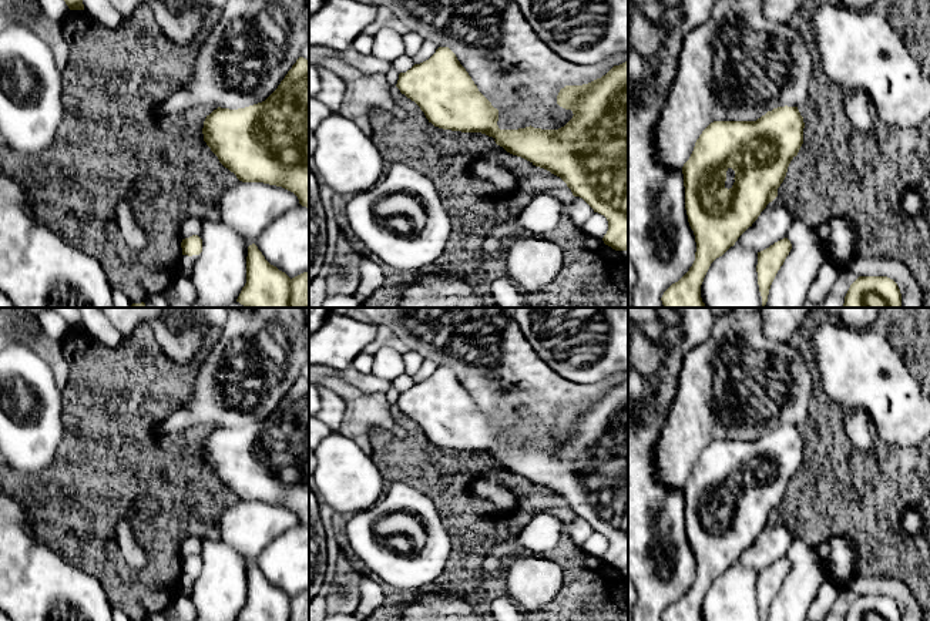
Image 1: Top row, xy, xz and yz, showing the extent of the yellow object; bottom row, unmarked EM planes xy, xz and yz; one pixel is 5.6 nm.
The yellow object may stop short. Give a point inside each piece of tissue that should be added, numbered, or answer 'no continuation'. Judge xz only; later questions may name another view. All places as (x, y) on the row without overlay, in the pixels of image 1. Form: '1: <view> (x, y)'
no continuation

